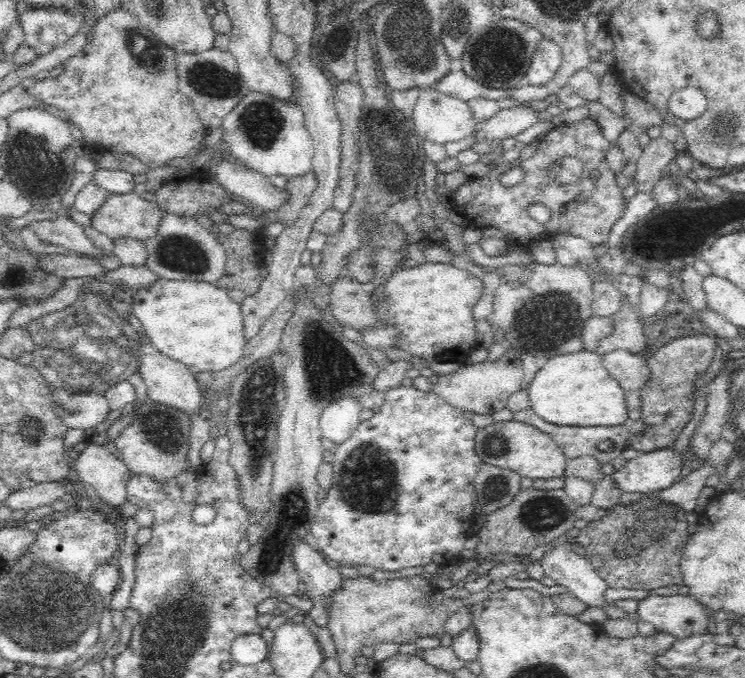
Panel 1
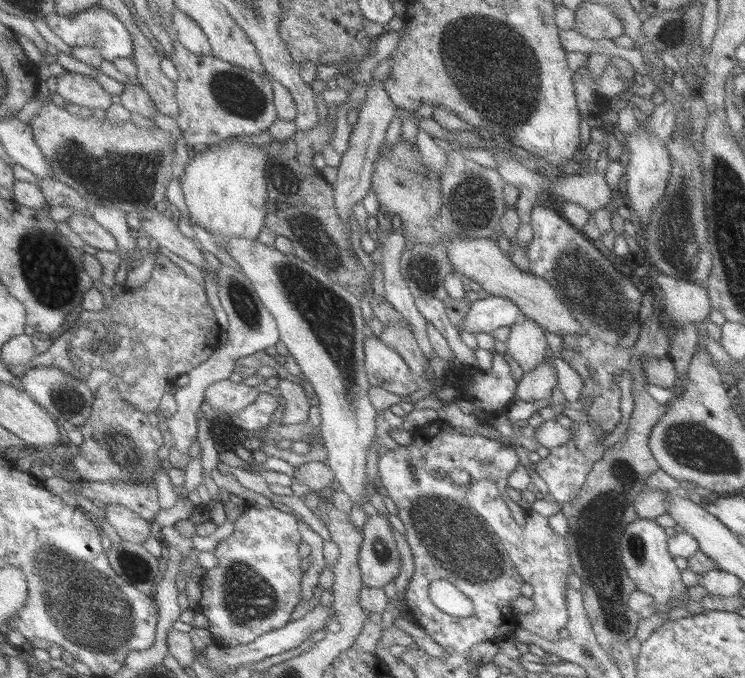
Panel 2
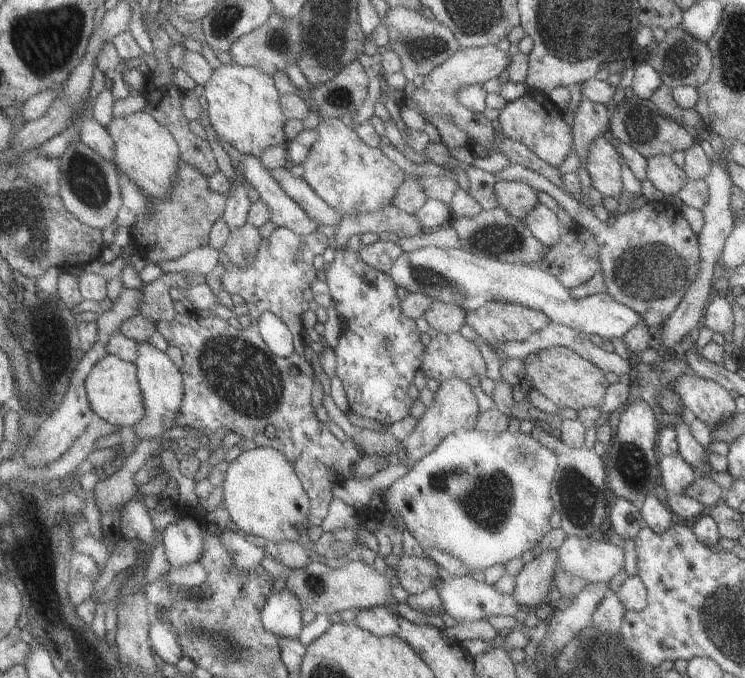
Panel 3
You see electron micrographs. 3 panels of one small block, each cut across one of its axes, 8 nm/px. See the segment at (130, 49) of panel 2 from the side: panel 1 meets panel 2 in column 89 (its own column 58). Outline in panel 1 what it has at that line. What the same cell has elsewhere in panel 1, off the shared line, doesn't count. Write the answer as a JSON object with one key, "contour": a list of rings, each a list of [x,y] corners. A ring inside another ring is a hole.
{"contour":[[[31,7],[28,12],[24,12],[20,16],[17,12],[17,19],[20,20],[20,26],[24,29],[23,44],[34,50],[37,57],[48,55],[52,50],[63,46],[67,40],[73,38],[79,30],[83,29],[80,13],[66,13],[64,9],[36,9]]]}

